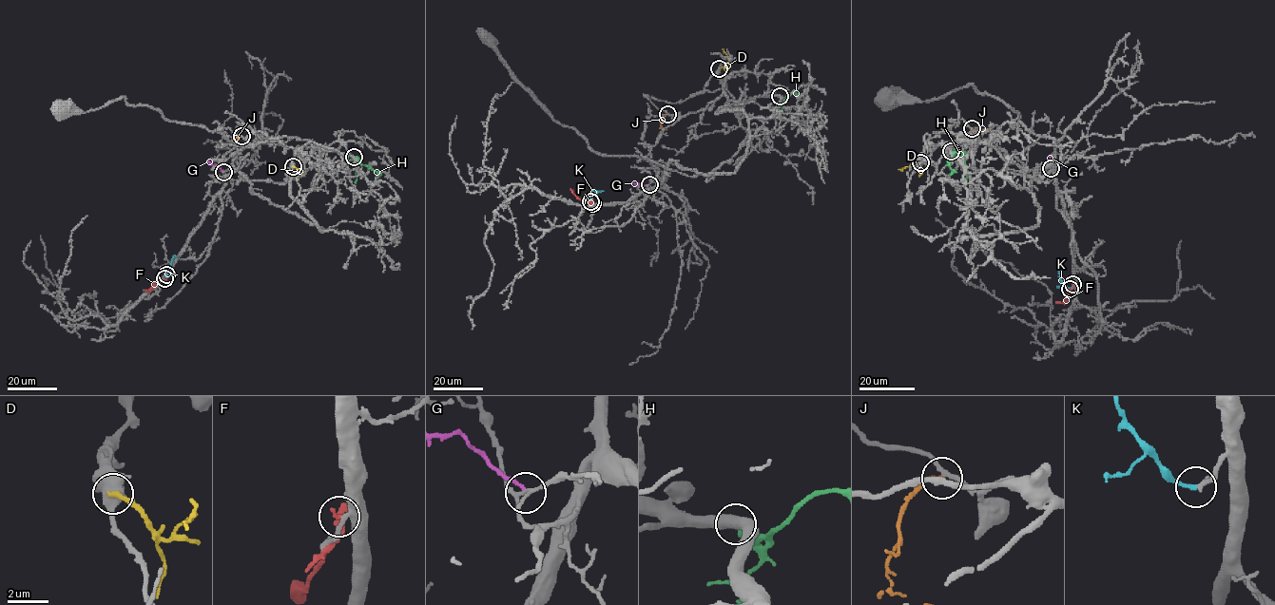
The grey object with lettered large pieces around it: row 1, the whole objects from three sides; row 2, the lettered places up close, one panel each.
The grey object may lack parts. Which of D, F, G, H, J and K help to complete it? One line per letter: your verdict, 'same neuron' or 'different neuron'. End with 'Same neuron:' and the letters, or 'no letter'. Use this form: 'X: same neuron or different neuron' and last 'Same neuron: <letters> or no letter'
D: different neuron
F: different neuron
G: different neuron
H: different neuron
J: different neuron
K: same neuron
Same neuron: K

